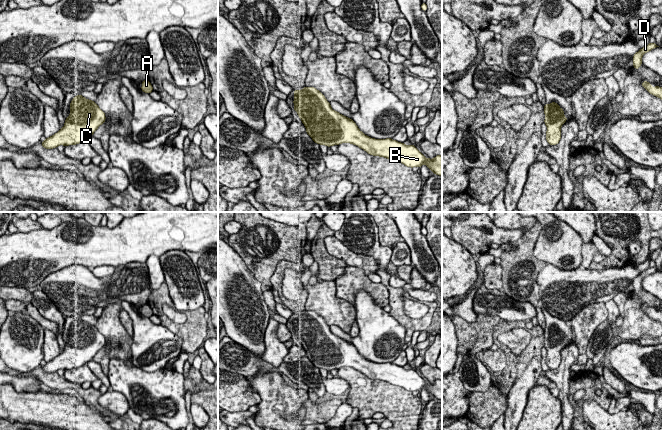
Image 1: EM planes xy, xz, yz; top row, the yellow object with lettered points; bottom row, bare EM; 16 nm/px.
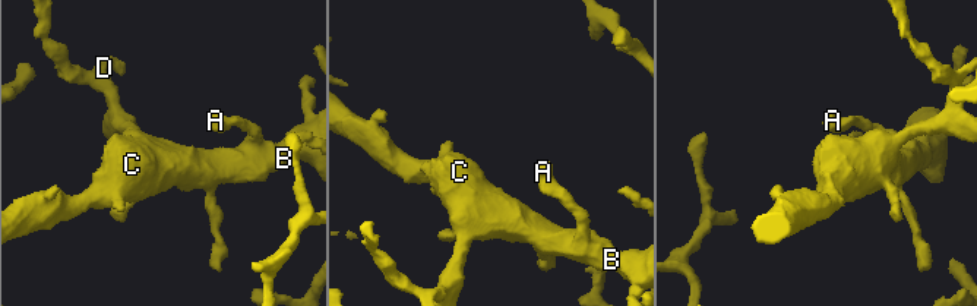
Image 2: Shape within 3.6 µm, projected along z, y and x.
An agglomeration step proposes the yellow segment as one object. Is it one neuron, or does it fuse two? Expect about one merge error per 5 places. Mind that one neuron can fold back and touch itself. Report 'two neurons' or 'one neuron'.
one neuron

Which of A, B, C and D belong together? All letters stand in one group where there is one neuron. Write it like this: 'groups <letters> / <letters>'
groups A B C D

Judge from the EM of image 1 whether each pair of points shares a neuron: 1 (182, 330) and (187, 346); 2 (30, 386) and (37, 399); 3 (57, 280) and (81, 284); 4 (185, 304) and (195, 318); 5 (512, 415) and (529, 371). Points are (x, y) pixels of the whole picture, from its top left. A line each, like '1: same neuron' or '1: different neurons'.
1: same neuron
2: different neurons
3: same neuron
4: different neurons
5: same neuron

